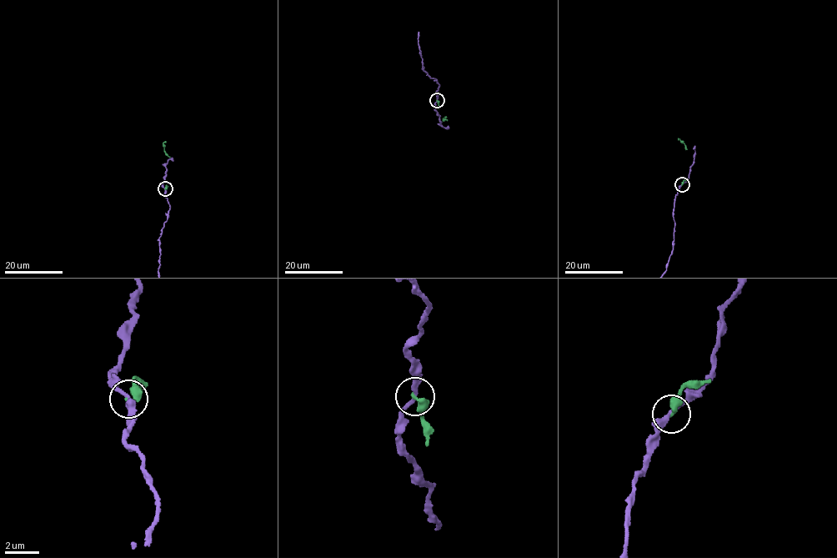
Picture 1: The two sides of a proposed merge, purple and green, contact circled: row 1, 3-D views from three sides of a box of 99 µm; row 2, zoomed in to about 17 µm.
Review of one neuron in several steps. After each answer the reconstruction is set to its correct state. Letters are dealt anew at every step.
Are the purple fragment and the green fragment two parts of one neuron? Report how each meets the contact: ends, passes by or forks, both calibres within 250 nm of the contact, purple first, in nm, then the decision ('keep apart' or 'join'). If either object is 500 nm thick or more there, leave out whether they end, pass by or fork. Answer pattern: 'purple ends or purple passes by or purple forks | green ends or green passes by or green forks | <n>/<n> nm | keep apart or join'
purple passes by | green ends | 260/400 nm | keep apart

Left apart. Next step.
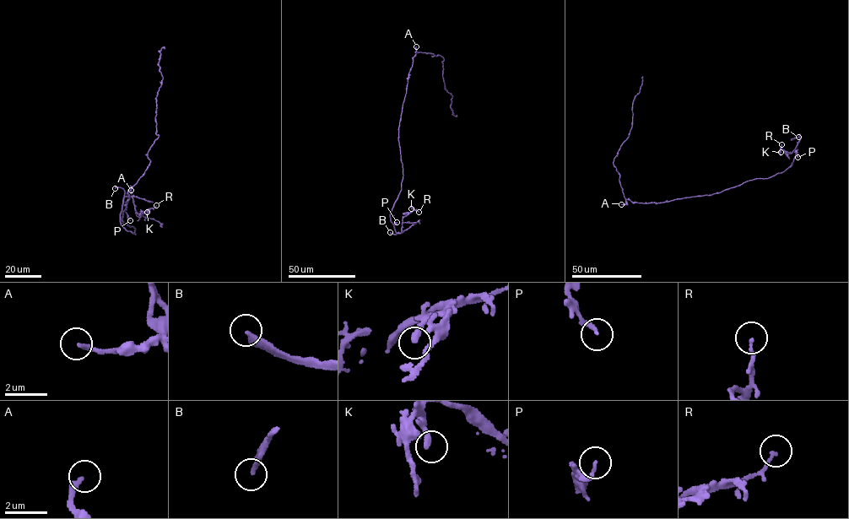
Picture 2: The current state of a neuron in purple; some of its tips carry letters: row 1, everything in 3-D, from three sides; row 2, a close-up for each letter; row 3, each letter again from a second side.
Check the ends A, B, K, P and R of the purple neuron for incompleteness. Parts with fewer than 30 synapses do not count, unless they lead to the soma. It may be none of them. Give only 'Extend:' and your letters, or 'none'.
Extend: A, B

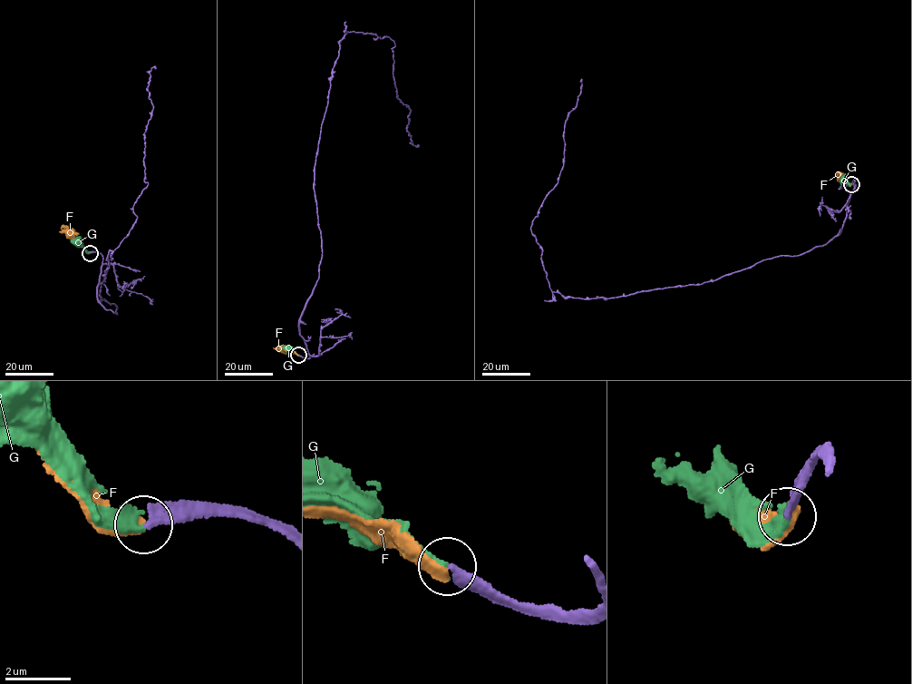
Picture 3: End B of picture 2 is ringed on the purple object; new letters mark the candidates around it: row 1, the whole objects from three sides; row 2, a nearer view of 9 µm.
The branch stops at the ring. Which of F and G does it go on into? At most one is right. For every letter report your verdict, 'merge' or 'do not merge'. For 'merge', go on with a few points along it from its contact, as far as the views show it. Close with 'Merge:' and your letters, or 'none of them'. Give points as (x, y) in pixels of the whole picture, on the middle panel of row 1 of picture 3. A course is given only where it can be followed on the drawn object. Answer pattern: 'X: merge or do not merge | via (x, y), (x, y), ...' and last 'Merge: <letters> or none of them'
F: do not merge
G: merge
Merge: G

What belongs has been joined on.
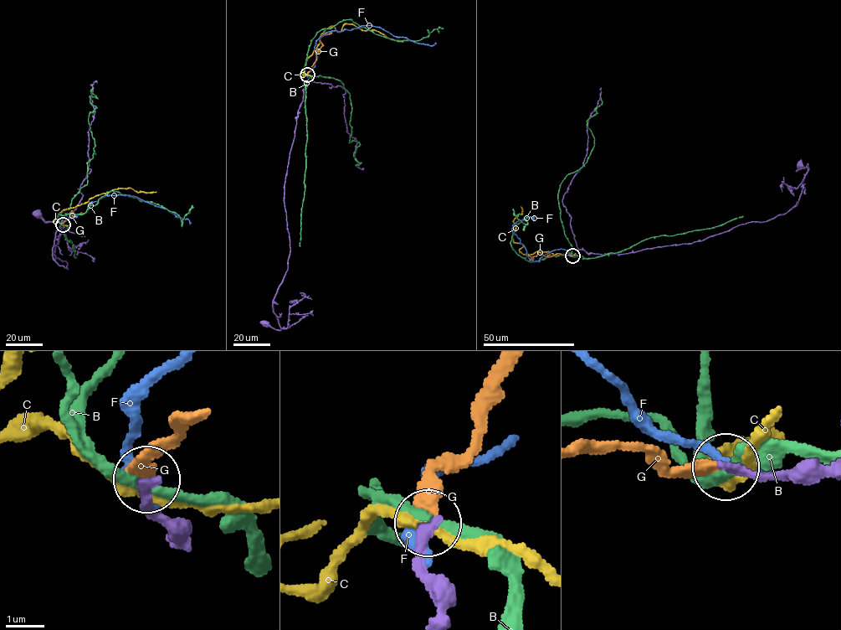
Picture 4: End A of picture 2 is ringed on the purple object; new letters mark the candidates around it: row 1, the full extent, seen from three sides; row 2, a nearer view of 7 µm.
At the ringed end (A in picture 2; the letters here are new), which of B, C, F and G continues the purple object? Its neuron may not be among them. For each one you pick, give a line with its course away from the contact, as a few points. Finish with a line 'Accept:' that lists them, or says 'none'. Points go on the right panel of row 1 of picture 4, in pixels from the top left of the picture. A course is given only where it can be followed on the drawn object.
G: course (572, 255), (557, 253), (546, 256), (538, 252), (532, 259), (528, 255)
Accept: G

